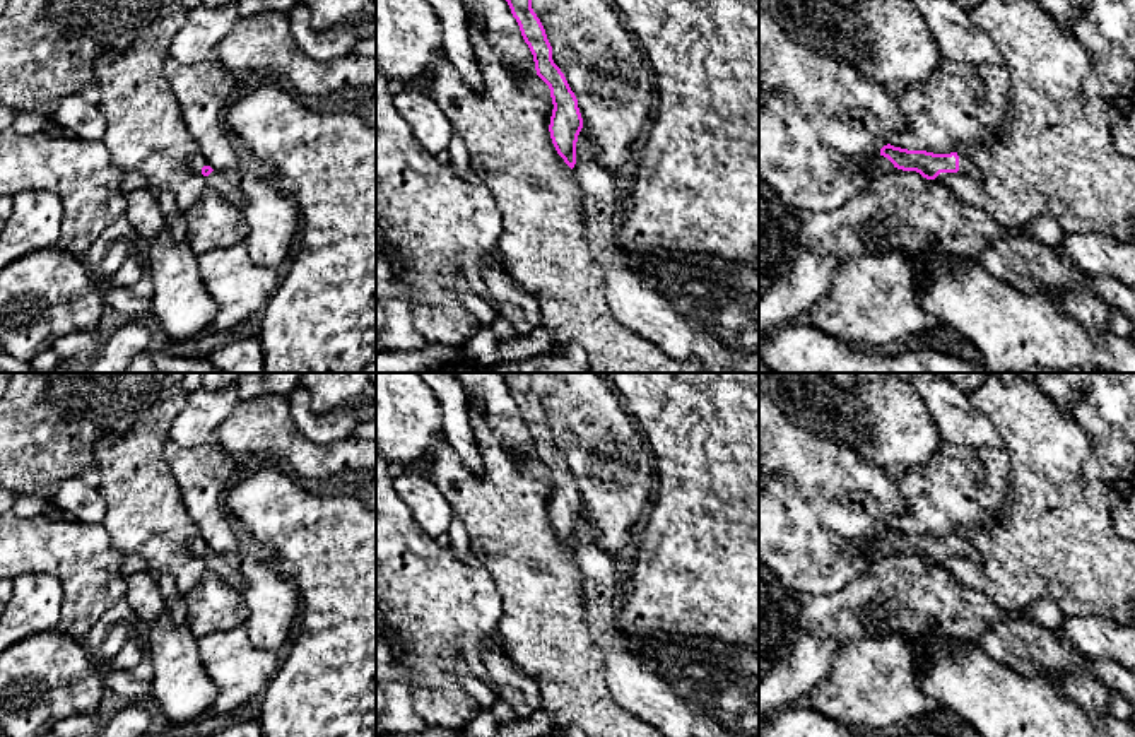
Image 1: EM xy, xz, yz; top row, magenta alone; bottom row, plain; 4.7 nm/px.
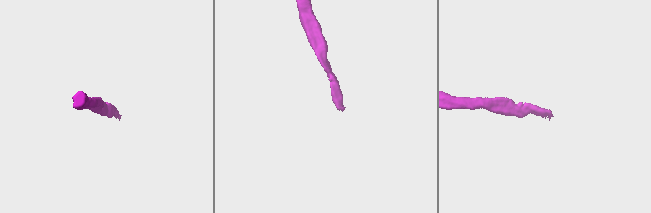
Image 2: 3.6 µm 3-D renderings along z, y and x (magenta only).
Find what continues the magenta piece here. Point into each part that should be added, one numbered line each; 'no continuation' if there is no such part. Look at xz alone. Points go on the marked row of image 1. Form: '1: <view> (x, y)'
no continuation

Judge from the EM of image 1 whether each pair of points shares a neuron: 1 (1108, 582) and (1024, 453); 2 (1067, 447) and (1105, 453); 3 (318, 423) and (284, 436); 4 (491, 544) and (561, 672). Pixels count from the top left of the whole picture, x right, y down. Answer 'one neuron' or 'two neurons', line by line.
1: one neuron
2: two neurons
3: two neurons
4: one neuron

